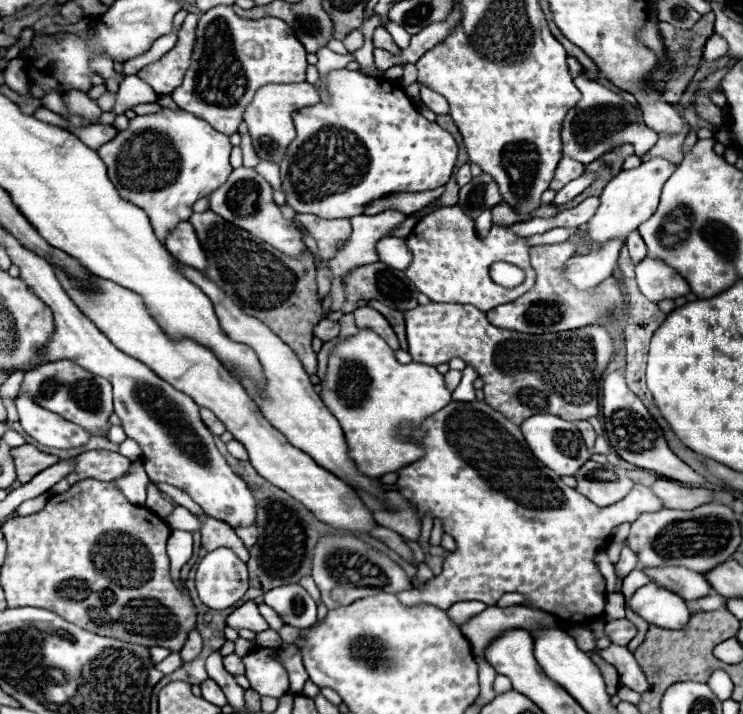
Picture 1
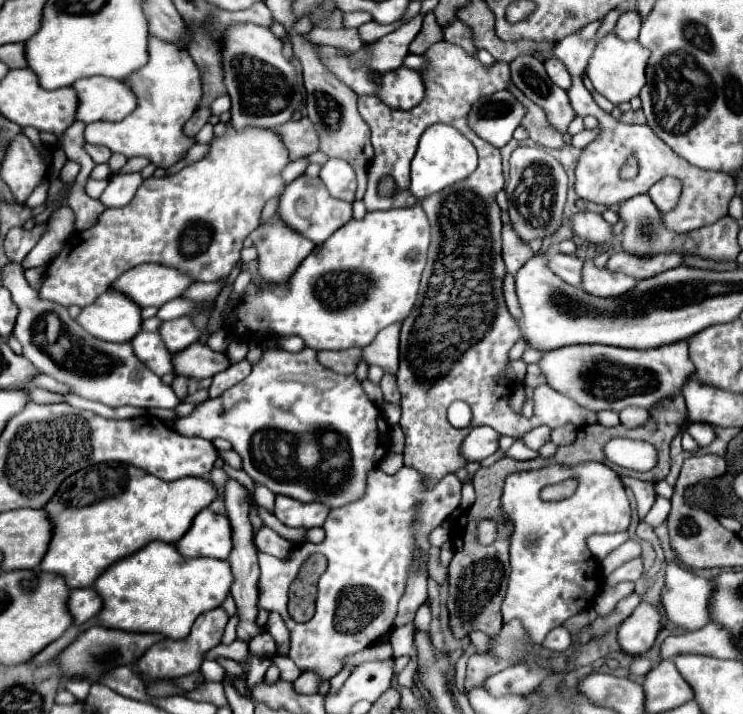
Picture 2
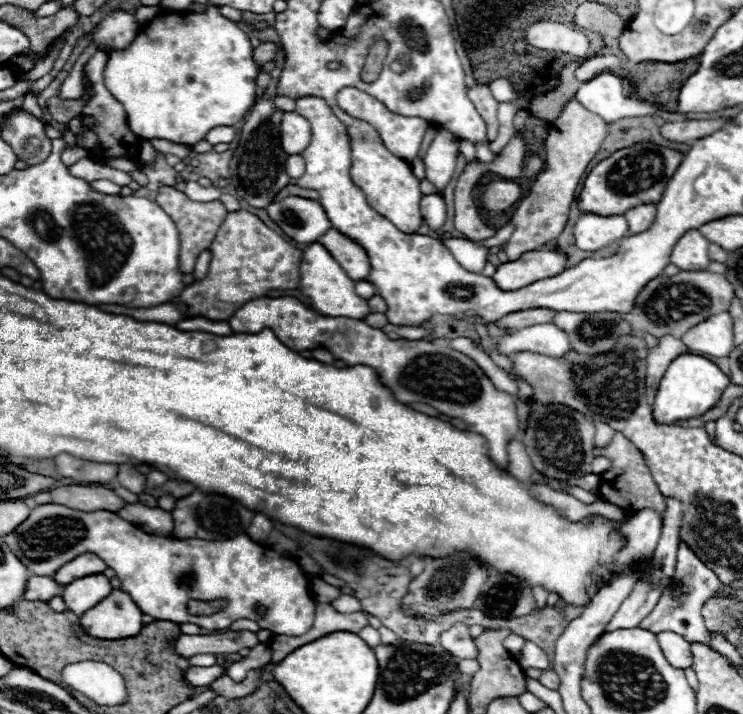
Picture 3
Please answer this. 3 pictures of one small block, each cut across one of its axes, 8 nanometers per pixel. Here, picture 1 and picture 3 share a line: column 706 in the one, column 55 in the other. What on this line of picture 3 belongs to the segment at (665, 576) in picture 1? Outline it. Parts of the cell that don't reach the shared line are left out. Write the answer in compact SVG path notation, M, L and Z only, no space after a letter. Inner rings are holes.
M32 576L26 584L26 592L24 592L24 598L26 600L42 600L42 602L48 602L50 598L54 596L60 596L64 590L64 586L56 584L54 578L50 576Z

